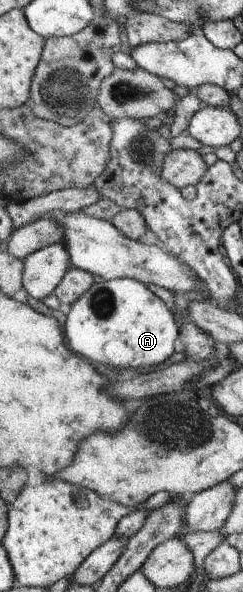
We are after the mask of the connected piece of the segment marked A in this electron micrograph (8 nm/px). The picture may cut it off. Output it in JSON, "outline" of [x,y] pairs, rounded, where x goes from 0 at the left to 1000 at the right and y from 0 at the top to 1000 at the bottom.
{"outline":[[[539,470],[403,471],[296,517],[272,546],[292,586],[374,610],[457,620],[630,620],[720,593],[737,556],[704,525],[605,480]]]}

